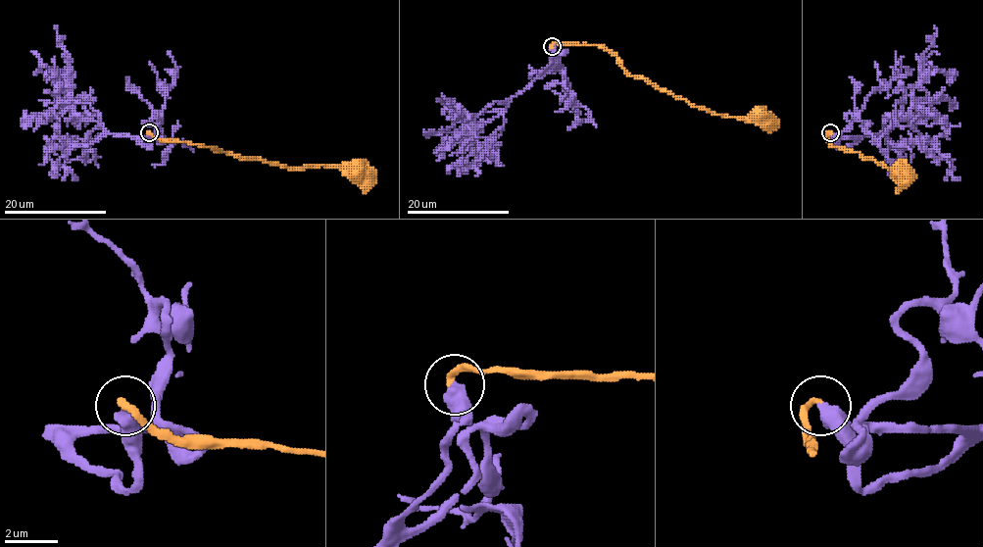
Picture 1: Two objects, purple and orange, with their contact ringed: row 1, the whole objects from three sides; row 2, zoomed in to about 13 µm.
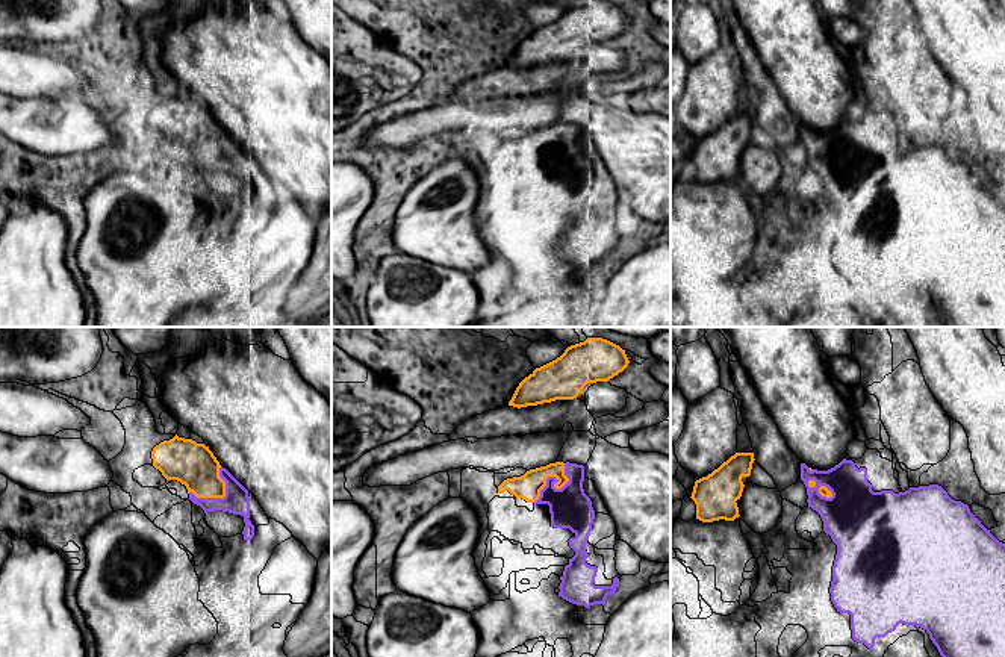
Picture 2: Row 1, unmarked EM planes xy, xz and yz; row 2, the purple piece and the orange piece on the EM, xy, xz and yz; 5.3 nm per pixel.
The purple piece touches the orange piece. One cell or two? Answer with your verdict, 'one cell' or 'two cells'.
one cell

